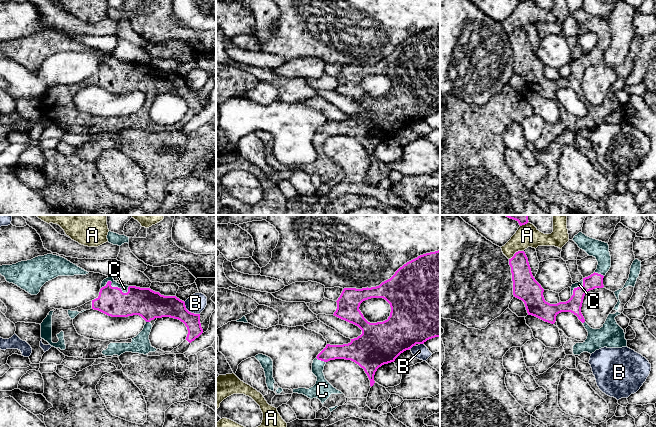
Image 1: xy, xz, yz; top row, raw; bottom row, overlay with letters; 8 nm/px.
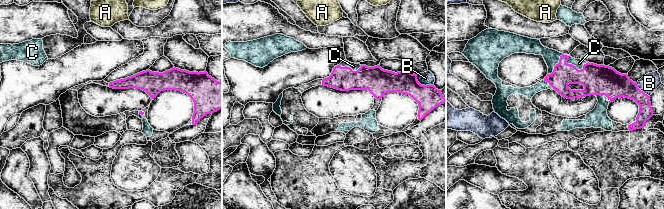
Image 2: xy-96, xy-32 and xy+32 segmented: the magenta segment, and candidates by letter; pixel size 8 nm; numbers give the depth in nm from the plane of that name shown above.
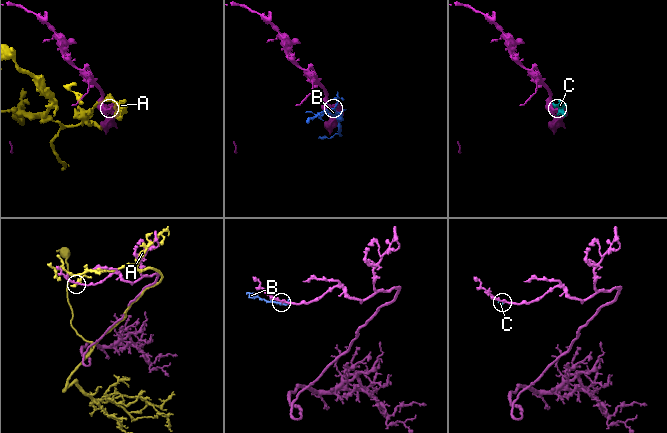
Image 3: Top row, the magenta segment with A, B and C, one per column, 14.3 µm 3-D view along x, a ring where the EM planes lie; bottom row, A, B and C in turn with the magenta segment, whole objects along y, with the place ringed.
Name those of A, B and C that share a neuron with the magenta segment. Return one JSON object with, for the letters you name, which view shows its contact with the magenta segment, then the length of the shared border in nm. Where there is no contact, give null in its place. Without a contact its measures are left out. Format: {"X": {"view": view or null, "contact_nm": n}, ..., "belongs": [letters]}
{"C": {"view": "xy", "contact_nm": 240}, "belongs": ["C"]}

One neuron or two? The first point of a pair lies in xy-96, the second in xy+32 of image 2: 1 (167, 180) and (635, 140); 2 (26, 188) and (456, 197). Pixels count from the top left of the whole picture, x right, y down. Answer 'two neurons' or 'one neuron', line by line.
1: one neuron
2: one neuron

